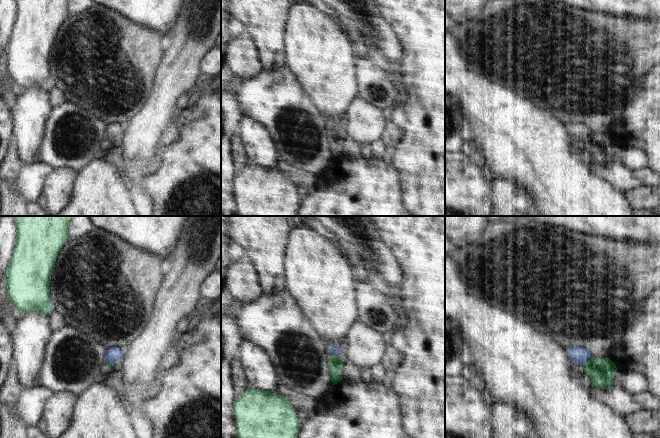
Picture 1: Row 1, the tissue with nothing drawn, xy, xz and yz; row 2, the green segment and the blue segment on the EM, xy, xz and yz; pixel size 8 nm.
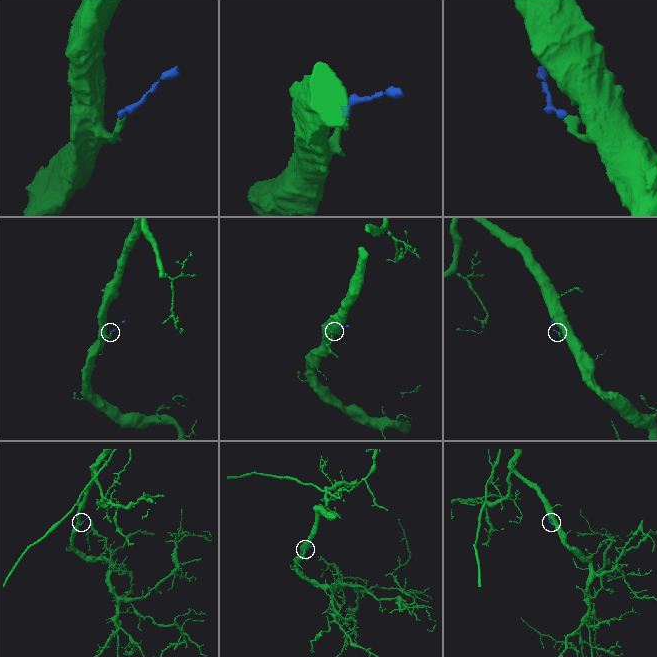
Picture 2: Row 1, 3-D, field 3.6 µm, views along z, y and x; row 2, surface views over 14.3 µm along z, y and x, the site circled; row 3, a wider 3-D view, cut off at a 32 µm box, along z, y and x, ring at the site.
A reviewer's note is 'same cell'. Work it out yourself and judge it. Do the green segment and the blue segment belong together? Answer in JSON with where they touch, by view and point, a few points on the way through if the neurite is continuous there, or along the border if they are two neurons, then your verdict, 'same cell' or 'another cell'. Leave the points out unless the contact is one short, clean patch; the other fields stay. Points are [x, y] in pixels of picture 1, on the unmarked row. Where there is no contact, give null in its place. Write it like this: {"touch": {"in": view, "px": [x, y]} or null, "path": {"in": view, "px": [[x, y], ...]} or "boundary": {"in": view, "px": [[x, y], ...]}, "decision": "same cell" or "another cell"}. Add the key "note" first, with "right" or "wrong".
{"note": "right", "touch": {"in": "yz", "px": [587, 136]}, "path": {"in": "yz", "px": [[602, 147], [594, 143], [587, 136], [578, 131]]}, "decision": "same cell"}

